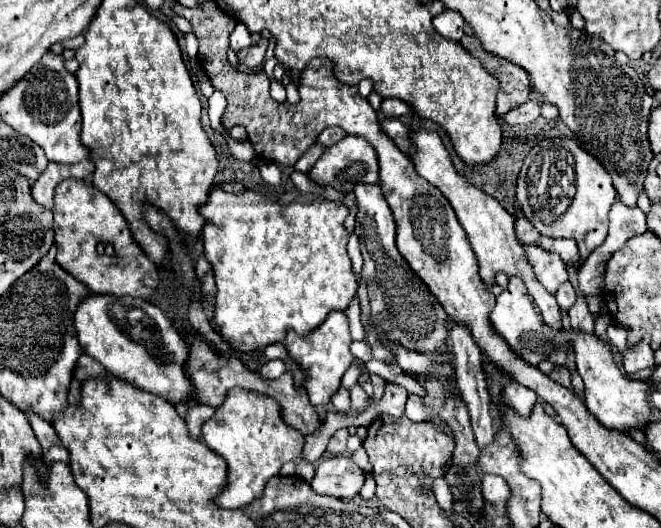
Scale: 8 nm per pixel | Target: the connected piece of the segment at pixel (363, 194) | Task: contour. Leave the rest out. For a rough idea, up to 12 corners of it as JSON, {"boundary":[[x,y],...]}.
{"boundary":[[378,184],[354,186],[372,322],[446,352],[444,308],[396,248]]}

